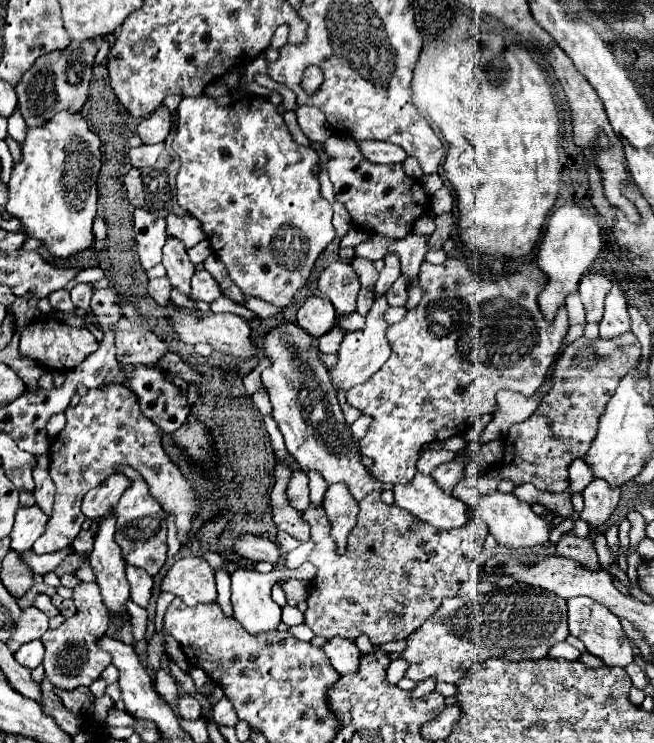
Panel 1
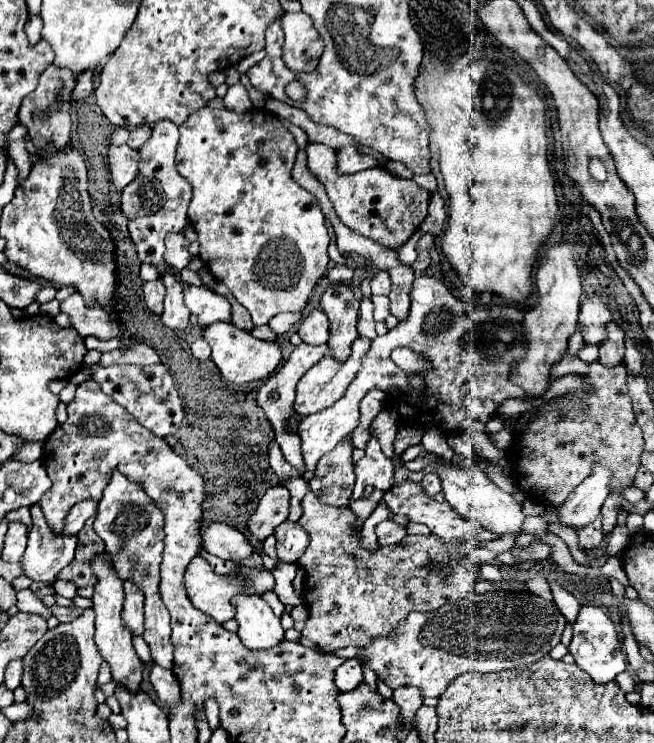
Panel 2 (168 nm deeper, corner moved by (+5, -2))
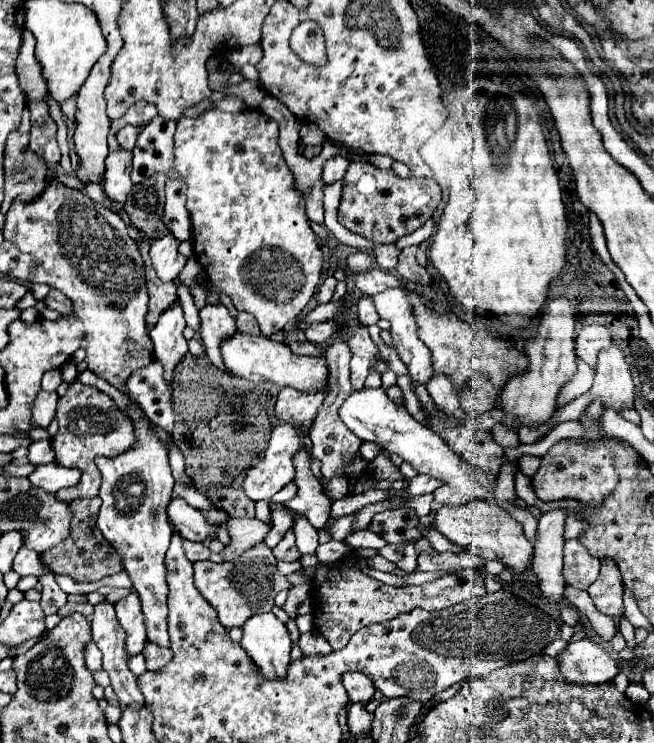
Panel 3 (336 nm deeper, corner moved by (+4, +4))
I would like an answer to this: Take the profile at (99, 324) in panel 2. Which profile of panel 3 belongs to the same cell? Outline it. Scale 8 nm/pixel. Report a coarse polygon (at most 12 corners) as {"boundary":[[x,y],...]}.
{"boundary":[[52,289],[44,301],[50,309],[68,317],[72,301],[62,291]]}

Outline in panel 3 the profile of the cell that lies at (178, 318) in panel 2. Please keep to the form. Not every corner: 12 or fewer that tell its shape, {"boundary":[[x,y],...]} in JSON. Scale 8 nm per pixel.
{"boundary":[[174,301],[150,331],[154,355],[172,369],[188,351],[182,305]]}

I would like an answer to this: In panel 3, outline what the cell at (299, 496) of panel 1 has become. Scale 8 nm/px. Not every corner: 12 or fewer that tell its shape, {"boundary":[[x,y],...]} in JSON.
{"boundary":[[228,519],[230,545],[222,553],[234,561],[264,541],[272,523]]}

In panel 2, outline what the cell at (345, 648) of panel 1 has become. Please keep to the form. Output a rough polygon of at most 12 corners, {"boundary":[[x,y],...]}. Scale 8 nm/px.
{"boundary":[[347,659],[335,671],[339,691],[353,691],[363,683],[357,659]]}

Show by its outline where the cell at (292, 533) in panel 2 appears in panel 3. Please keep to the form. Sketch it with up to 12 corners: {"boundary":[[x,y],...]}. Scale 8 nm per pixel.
{"boundary":[[288,529],[278,547],[272,549],[278,561],[298,561],[294,529]]}

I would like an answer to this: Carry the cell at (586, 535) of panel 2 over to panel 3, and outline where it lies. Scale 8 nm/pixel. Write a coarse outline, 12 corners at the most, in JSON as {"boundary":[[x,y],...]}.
{"boundary":[[580,537],[566,539],[564,579],[588,589],[600,561]]}

